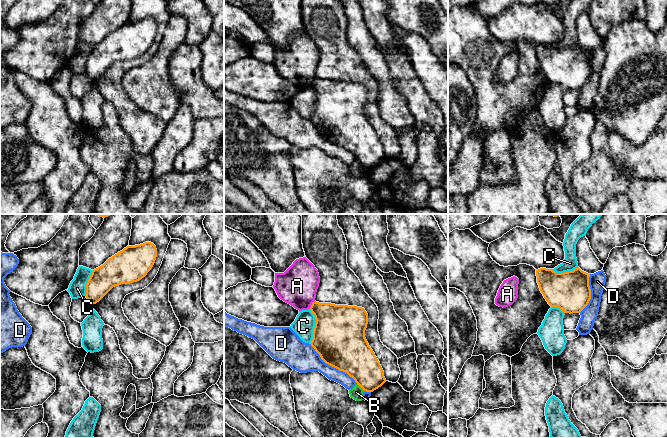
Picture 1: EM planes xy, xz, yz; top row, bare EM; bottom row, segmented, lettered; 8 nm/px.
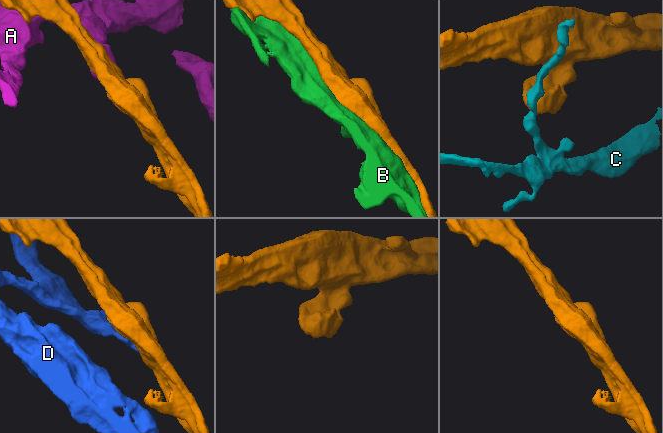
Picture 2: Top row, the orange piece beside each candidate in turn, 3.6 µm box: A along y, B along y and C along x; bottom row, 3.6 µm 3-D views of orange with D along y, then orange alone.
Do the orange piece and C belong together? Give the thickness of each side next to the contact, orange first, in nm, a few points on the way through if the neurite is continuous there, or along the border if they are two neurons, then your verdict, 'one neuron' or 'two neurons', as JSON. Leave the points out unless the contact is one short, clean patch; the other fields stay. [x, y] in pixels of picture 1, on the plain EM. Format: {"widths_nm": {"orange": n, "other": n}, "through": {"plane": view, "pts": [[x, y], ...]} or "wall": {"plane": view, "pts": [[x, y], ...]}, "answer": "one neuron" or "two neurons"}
{"widths_nm": {"orange": 420, "other": 170}, "answer": "two neurons"}

